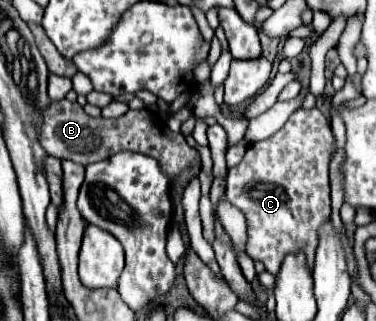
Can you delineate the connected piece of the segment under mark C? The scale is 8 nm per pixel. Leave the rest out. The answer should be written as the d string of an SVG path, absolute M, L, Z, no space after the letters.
M298 109L282 125L280 131L264 141L250 143L244 159L234 169L228 169L226 197L238 207L248 221L248 243L246 253L252 259L264 263L268 273L278 273L288 253L304 253L306 267L314 269L314 253L318 247L318 227L330 217L330 185L328 185L328 163L334 151L334 133L326 117L318 109Z

